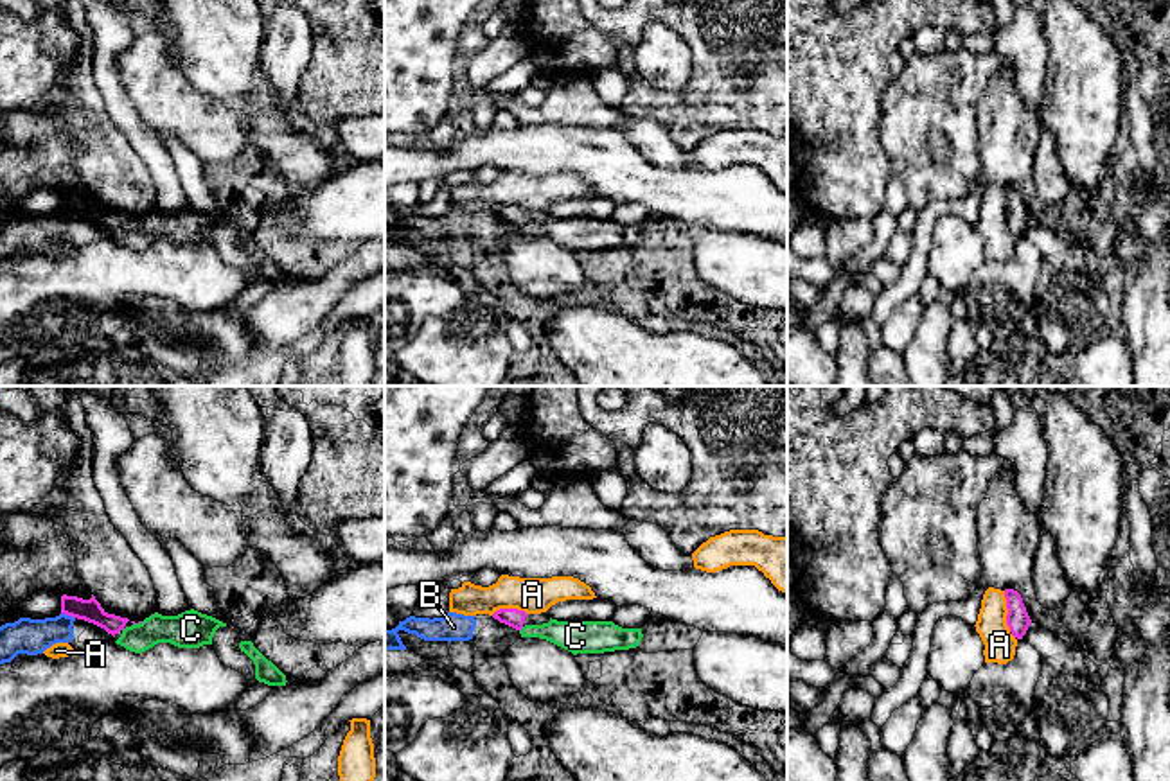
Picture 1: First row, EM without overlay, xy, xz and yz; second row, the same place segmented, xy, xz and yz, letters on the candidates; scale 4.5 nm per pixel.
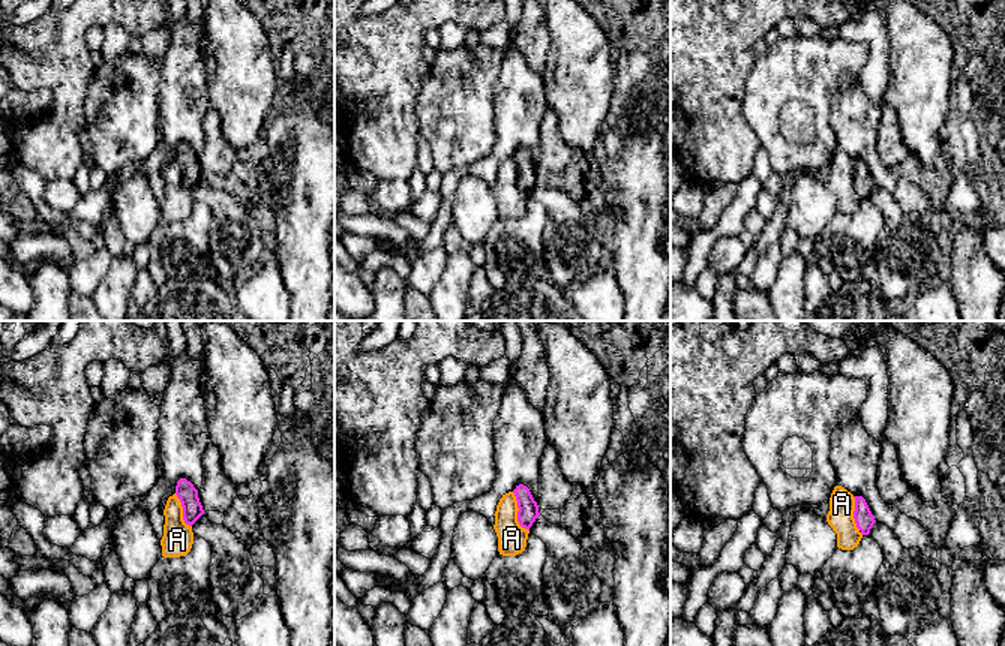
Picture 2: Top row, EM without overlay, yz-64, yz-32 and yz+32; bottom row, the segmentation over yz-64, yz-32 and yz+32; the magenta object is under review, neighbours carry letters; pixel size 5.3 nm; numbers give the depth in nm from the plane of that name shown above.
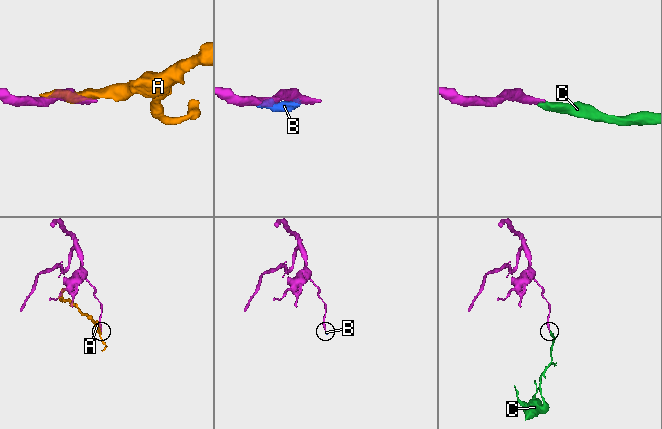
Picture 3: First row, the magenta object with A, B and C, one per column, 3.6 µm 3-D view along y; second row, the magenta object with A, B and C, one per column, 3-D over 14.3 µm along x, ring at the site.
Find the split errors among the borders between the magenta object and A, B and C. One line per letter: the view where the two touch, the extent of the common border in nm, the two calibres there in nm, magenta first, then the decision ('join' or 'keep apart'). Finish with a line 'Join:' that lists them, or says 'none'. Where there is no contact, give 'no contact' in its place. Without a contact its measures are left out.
A: meets magenta in yz; contact 190 nm long; 110 nm thick on the magenta side, 140 nm on the other; keep apart
B: meets magenta in xy; contact 70 nm long; 100 nm thick on the magenta side, 160 nm on the other; keep apart
C: meets magenta in xy; contact 50 nm long; 20 nm thick on the magenta side, 170 nm on the other; join
Join: C

